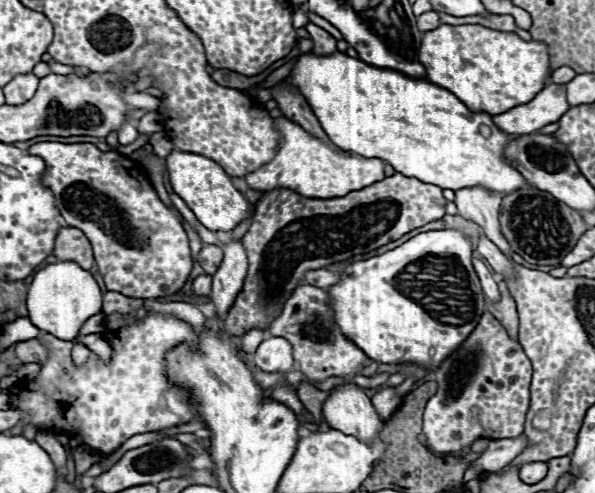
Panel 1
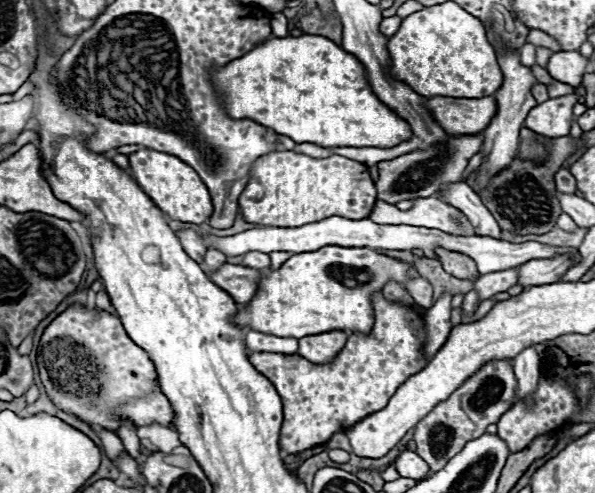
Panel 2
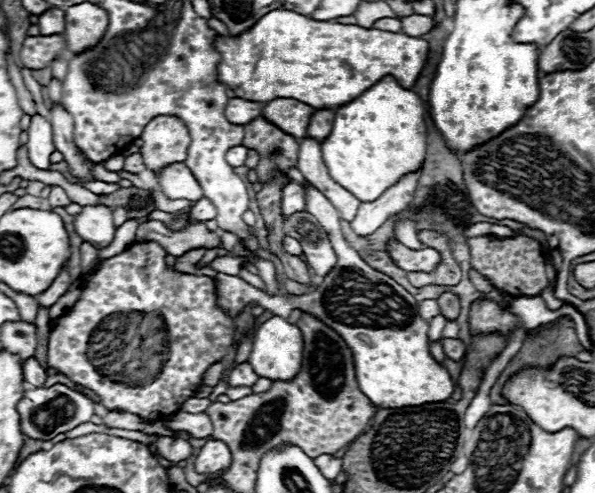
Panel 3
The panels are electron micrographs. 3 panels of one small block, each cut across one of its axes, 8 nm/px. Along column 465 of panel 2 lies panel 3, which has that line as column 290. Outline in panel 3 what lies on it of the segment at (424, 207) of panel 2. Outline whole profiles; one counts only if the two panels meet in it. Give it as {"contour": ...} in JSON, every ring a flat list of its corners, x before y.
{"contour":[[296,212,286,220,286,234,294,236,304,250,308,266,324,276,334,264,336,256,330,246,330,240,318,220,308,212]]}

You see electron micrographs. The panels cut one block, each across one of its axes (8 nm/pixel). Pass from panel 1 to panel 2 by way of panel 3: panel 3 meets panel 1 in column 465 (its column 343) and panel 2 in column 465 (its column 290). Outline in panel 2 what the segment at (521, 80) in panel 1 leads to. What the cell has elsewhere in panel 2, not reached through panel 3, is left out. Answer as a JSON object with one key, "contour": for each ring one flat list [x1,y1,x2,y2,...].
{"contour":[[454,2,428,6,406,16,400,30,390,36,388,52,392,76,406,82,420,96,484,98,496,94,502,86,502,70,486,38,484,24]]}

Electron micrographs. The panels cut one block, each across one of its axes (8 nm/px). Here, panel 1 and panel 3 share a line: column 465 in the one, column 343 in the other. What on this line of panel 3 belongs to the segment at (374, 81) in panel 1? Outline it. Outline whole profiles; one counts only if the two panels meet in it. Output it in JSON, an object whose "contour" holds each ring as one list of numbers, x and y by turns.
{"contour":[[384,76,372,88,362,92,352,102,336,108,332,130,328,138,322,140,322,160,328,168,328,174,342,188,352,192,360,202,376,200,386,188,396,184,396,180,422,166,426,156,426,124,424,124,424,104,418,94,402,88,394,76]]}

